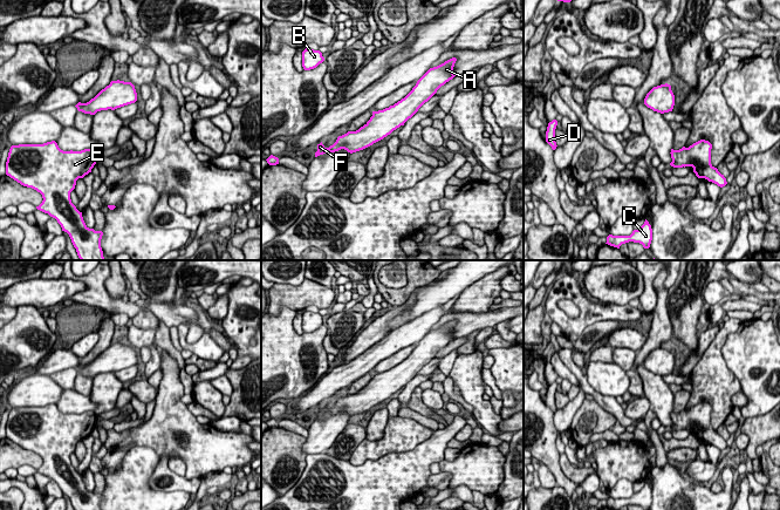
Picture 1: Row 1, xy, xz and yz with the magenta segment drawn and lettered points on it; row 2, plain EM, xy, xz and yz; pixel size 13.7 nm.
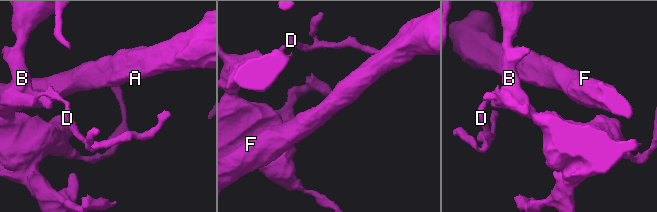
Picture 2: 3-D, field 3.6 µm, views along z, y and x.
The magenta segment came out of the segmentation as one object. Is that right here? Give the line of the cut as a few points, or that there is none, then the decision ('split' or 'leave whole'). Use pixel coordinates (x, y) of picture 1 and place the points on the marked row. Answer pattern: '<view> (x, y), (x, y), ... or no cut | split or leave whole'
no cut | leave whole

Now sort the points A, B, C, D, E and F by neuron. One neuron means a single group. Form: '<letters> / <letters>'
A B C D E F

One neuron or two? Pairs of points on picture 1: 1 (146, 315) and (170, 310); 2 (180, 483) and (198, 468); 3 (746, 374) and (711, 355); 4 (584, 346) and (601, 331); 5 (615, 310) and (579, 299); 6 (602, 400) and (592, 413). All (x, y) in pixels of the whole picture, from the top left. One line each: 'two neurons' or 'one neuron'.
1: two neurons
2: two neurons
3: two neurons
4: one neuron
5: one neuron
6: two neurons

